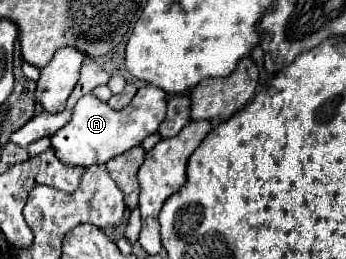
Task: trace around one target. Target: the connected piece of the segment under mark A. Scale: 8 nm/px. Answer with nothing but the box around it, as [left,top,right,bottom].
[51,86,167,166]

